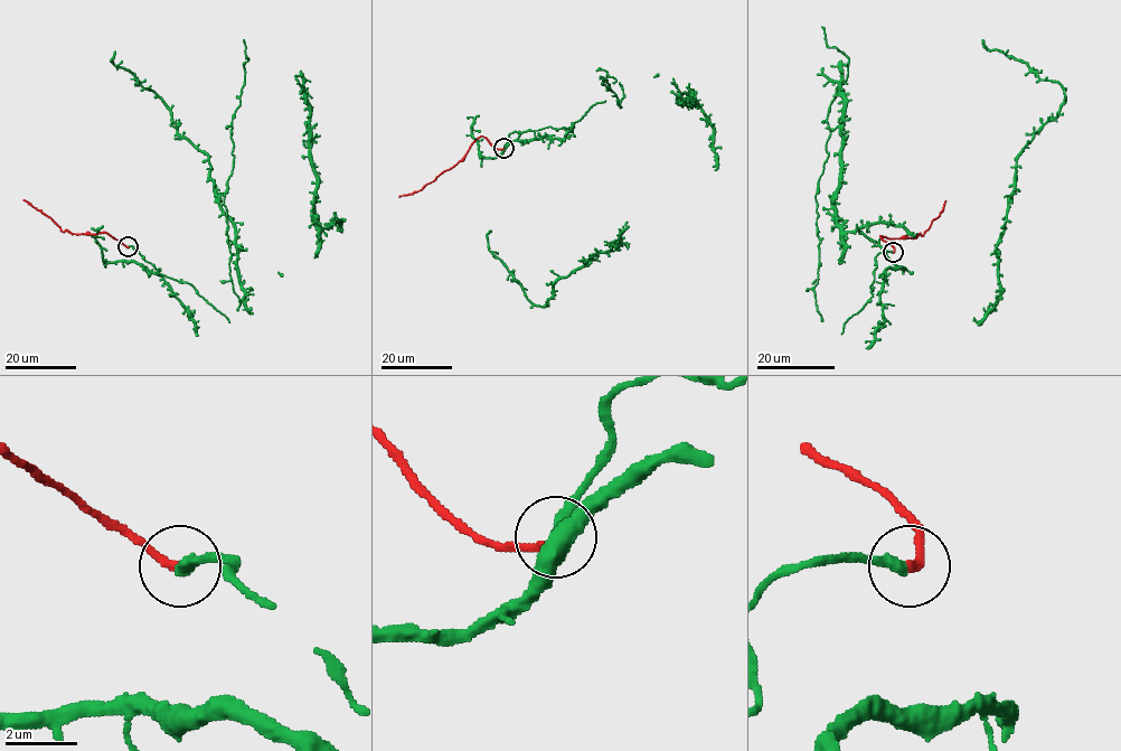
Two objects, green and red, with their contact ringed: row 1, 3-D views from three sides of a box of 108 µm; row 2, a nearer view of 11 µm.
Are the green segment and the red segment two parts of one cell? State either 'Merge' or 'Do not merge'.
Merge

